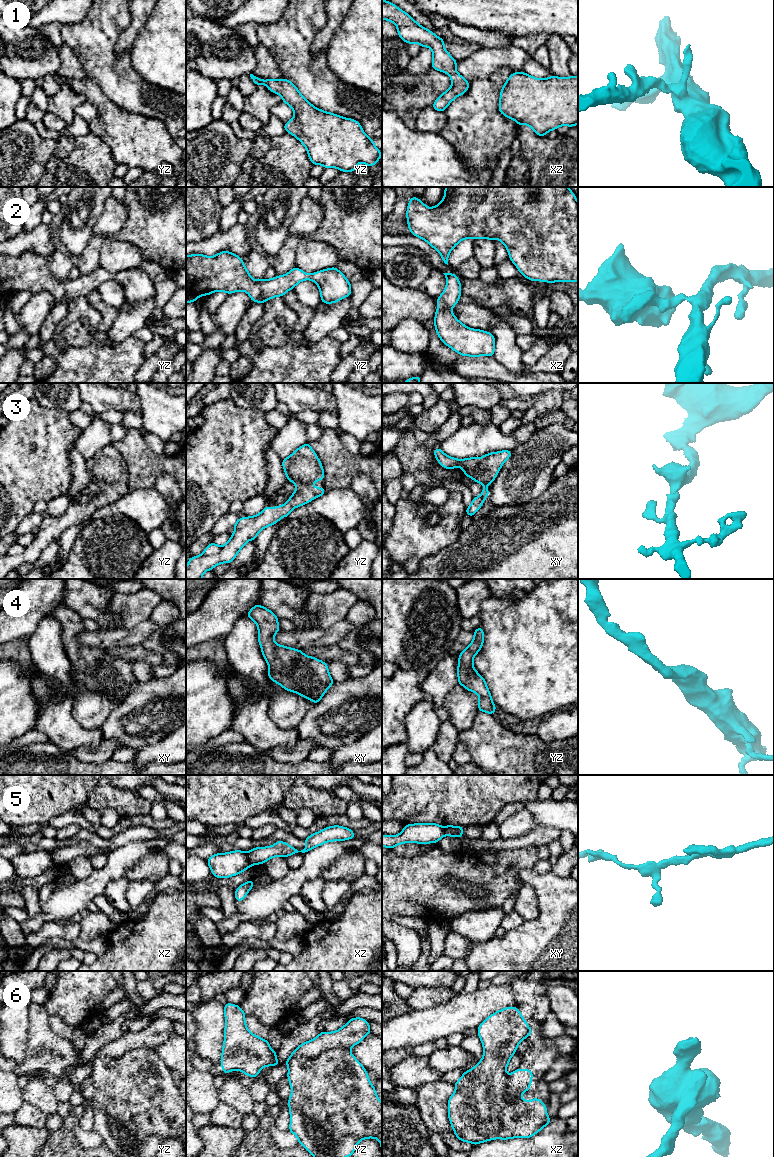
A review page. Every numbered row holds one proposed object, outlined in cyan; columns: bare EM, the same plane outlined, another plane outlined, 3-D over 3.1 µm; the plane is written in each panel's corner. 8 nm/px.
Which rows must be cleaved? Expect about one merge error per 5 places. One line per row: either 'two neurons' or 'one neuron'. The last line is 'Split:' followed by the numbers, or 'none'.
1: one neuron
2: one neuron
3: one neuron
4: one neuron
5: two neurons
6: one neuron
Split: 5

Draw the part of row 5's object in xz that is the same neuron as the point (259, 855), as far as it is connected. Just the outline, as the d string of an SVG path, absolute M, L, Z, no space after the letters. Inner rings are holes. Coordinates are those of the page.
M335 825L326 827L304 839L306 843L306 848L304 850L297 850L284 841L277 841L272 846L255 847L254 849L249 850L247 857L251 865L264 864L267 860L273 857L280 856L285 858L295 853L301 853L304 855L311 849L326 842L344 841L352 838L356 838L352 829Z

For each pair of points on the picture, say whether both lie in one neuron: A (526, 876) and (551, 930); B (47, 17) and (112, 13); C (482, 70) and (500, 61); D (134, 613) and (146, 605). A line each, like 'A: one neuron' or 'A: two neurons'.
A: one neuron
B: two neurons
C: one neuron
D: one neuron

